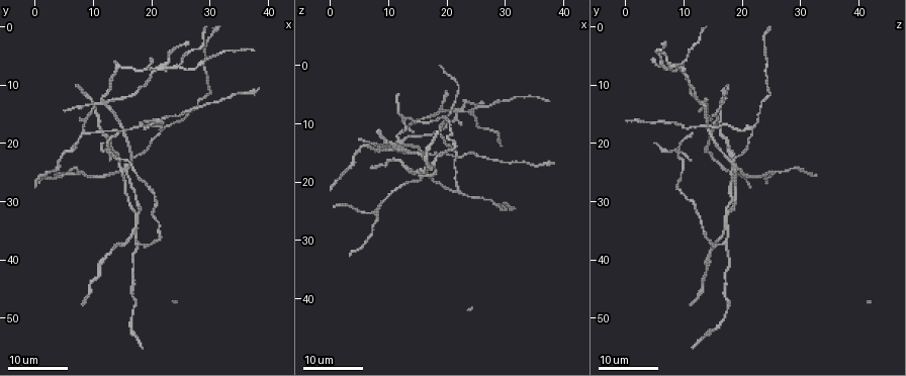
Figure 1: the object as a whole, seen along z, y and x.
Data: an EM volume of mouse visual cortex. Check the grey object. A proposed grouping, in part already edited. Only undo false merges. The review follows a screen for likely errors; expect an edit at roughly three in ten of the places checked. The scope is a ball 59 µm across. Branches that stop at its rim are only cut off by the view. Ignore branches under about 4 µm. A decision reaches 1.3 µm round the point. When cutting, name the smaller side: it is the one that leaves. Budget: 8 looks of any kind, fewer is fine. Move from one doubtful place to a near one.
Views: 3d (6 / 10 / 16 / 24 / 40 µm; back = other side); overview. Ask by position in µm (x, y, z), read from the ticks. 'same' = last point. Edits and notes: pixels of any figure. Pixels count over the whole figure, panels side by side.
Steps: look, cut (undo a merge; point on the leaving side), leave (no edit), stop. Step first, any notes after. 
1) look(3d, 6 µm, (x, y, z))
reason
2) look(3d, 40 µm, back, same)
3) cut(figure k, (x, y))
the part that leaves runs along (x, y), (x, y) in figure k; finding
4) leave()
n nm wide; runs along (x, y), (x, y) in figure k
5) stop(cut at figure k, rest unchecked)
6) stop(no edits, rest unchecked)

look(3d, 24 µm, (12.5, 21.0, 9.0))
looks like a crossing

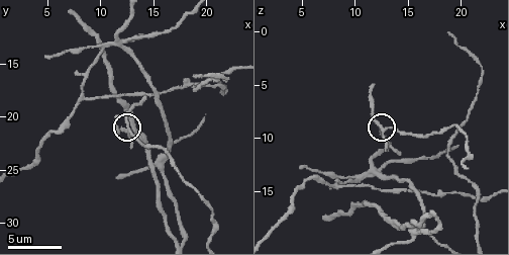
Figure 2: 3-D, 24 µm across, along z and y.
look(3d, 6 µm, (12.4, 21.0, 8.8))

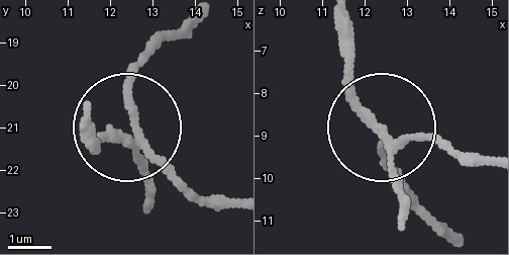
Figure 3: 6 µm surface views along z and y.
cut(figure 3, (146, 178))
200 nm wide; two cells meet here

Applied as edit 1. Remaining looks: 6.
look(overview)

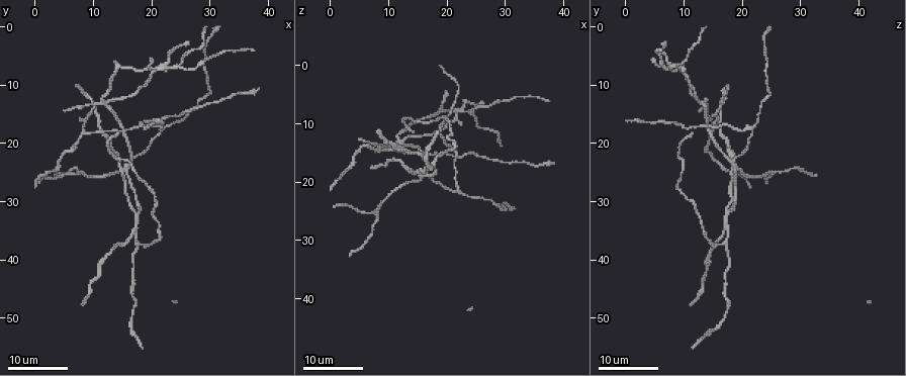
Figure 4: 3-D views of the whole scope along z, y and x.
look(3d, 16 µm, (8.5, 17.5, 15.0))
three arms meet

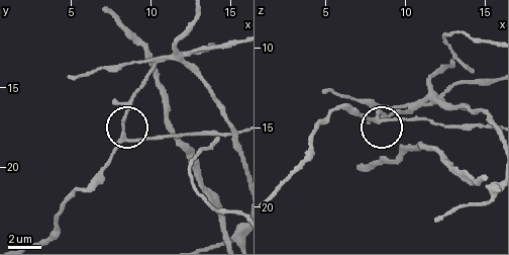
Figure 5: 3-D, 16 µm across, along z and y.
look(3d, 10 µm, (8.3, 18.1, 14.5))

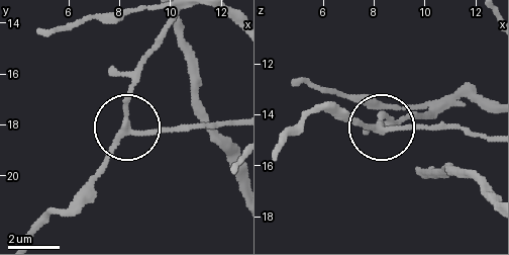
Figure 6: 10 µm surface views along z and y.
leave()
side arm 7 µm; runs along (489, 136), (379, 130), (385, 116), (398, 116) in figure 6; one cell here

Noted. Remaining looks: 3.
look(3d, 16 µm, (22.0, 17.5, 21.5))
a fork

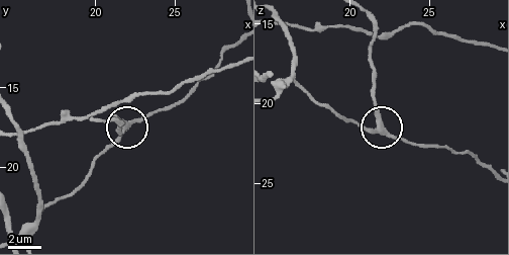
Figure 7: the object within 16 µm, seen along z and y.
look(3d, 10 µm, (21.8, 17.2, 21.3))

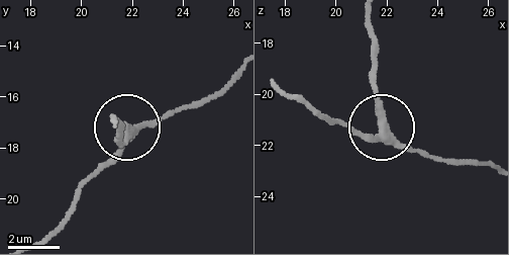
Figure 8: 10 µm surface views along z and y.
look(3d, 10 µm, back, (21.9, 17.3, 21.3))

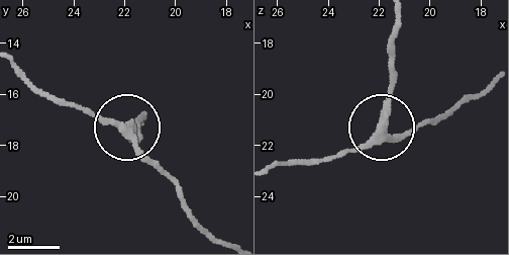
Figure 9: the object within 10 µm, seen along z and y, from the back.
cut(figure 9, (387, 101))
3 arms; the part that leaves runs along (379, 137), (398, 21) in figure 9; two cells meet here

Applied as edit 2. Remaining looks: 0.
stop(cut at figure 3, cut at figure 9, rest unchecked)

